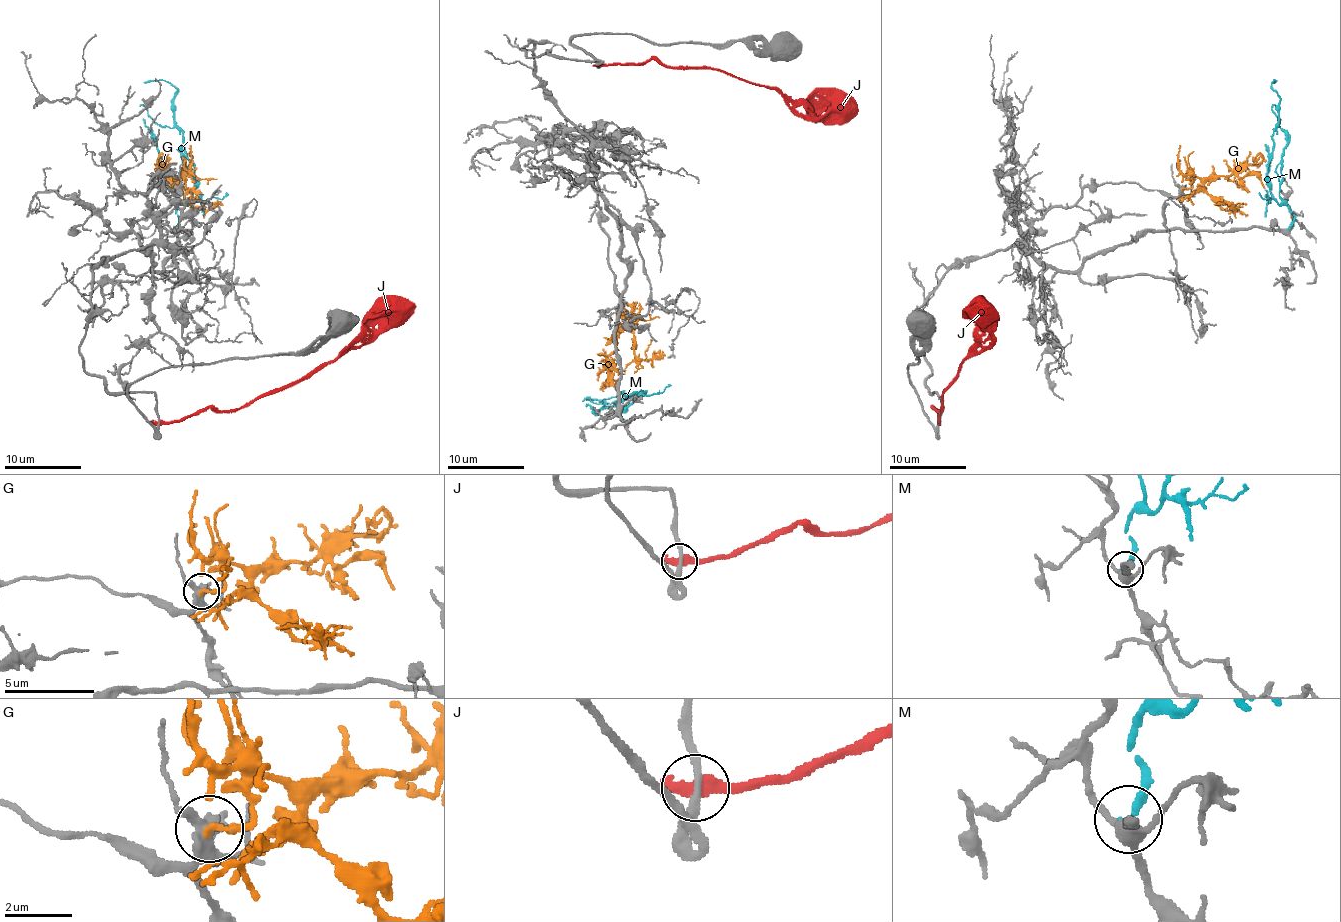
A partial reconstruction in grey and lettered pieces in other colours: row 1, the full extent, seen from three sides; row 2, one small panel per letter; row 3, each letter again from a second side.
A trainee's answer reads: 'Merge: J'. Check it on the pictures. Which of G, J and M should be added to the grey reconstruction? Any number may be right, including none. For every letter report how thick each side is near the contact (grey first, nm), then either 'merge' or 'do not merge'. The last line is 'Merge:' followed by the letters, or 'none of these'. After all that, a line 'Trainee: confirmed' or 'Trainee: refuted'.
G: 360 nm thick on the grey side, 150 nm on the other; do not merge
J: 190 nm thick on the grey side, 360 nm on the other; do not merge
M: 400 nm thick on the grey side, 200 nm on the other; merge
Merge: M
Trainee: refuted

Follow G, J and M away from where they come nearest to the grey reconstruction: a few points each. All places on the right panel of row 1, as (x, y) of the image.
G: (1183, 188), (1198, 190), (1213, 177), (1236, 175), (1263, 157)
J: (939, 422), (933, 409), (941, 411), (941, 395), (956, 380), (962, 359), (991, 334), (991, 313), (983, 305)
M: (1288, 228), (1294, 219), (1292, 211), (1275, 200), (1269, 177), (1273, 130), (1279, 119), (1279, 94), (1273, 82)

